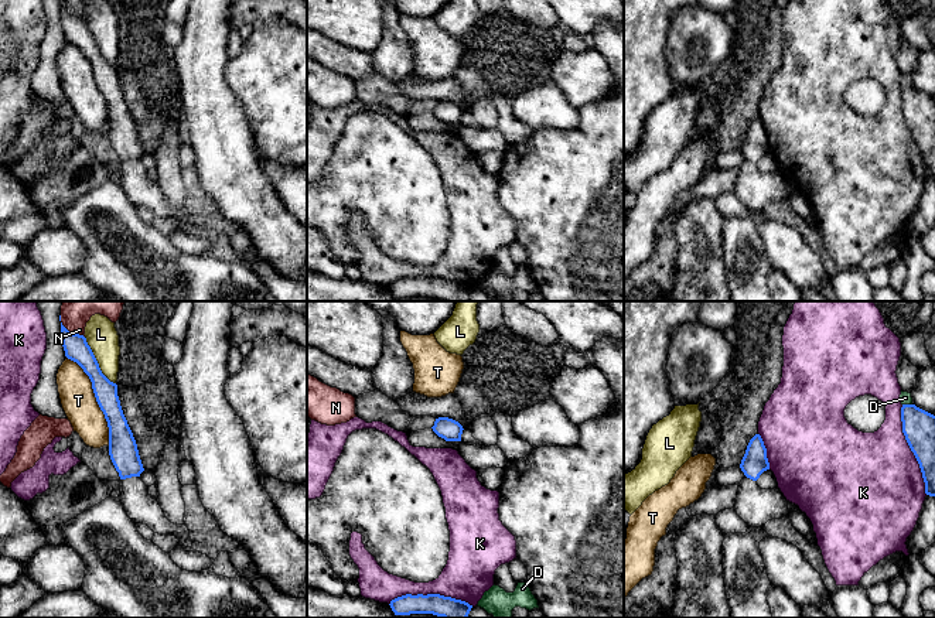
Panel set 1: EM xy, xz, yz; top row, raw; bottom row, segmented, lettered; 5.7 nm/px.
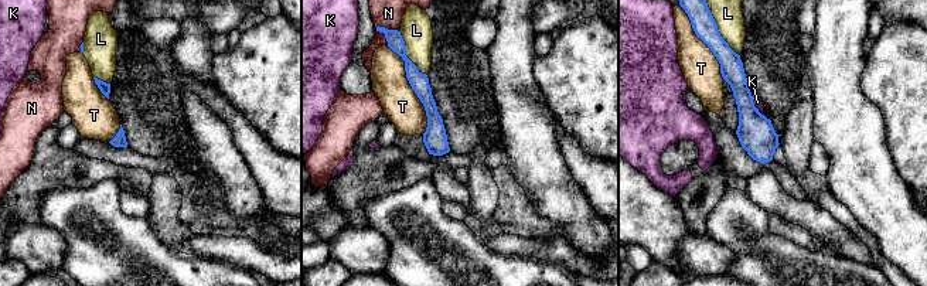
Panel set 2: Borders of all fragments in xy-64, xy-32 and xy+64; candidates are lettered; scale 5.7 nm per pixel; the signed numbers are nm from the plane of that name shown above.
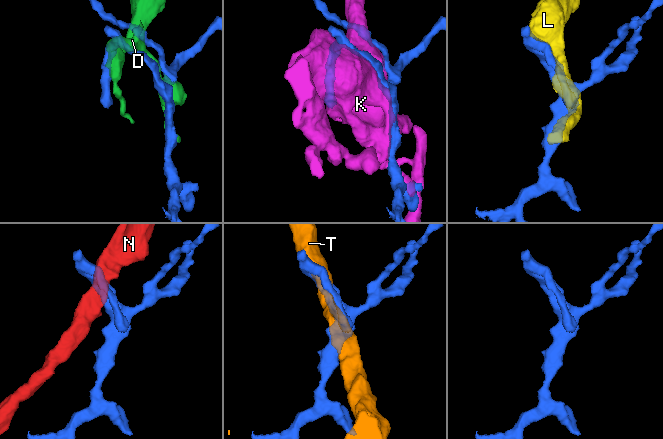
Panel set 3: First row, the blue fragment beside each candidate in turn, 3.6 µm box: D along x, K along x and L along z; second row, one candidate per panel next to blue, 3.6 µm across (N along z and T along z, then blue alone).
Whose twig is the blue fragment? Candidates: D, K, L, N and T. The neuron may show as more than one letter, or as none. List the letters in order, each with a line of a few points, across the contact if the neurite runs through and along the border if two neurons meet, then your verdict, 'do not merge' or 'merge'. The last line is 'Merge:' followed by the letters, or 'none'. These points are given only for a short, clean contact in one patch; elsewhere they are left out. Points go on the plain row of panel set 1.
D: do not merge
K: do not merge
L: do not merge
N: line xy (60, 0), (70, 14), (84, 20); do not merge
T: do not merge
Merge: none

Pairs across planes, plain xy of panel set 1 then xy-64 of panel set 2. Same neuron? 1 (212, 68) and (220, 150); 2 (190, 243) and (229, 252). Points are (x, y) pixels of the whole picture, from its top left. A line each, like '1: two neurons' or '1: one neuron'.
1: one neuron
2: one neuron

